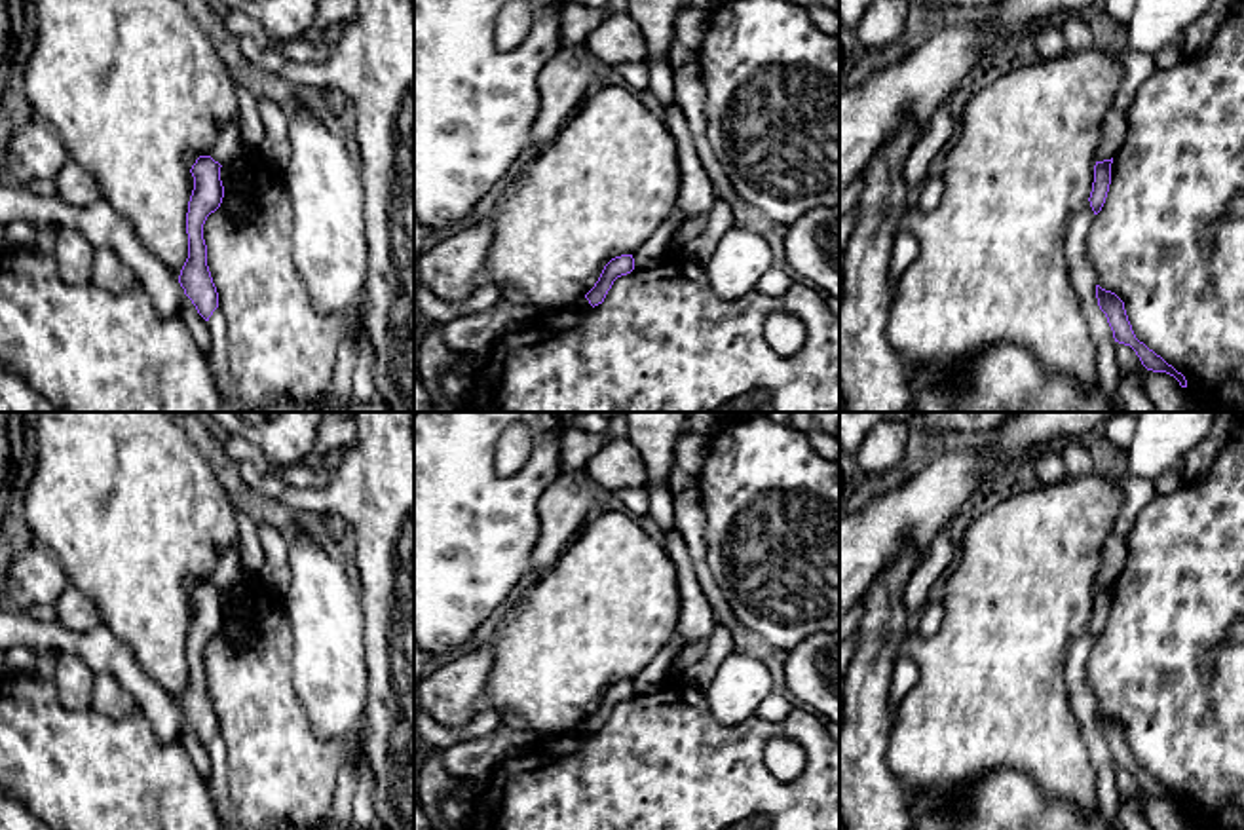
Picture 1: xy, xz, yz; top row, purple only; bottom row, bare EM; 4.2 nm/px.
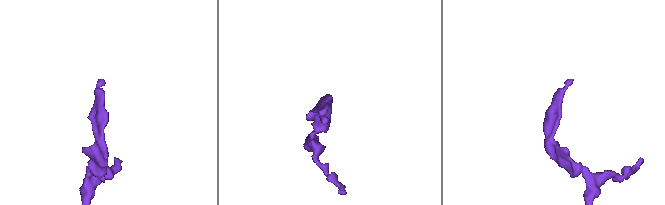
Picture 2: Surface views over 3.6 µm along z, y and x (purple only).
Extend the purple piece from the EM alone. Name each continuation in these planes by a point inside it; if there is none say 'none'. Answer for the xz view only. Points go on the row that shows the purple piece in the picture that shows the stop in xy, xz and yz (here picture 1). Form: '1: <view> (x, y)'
none

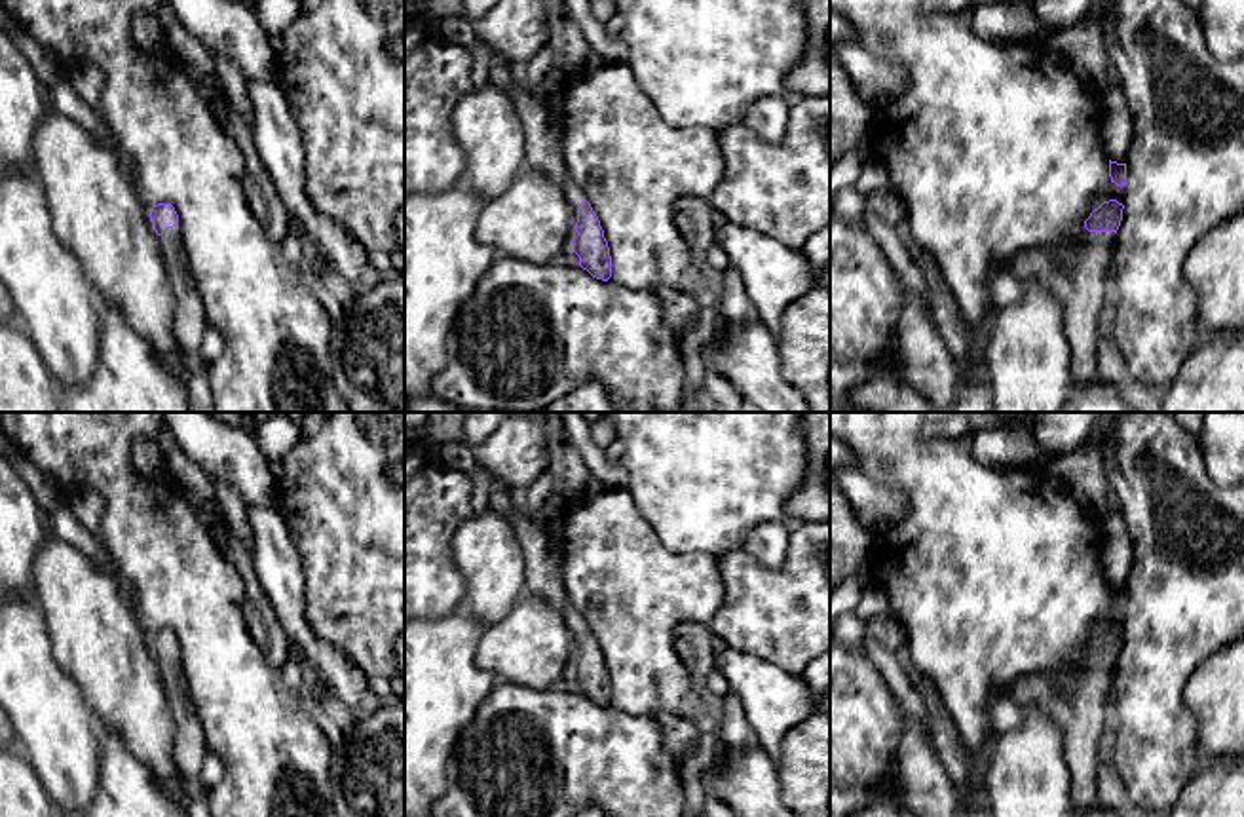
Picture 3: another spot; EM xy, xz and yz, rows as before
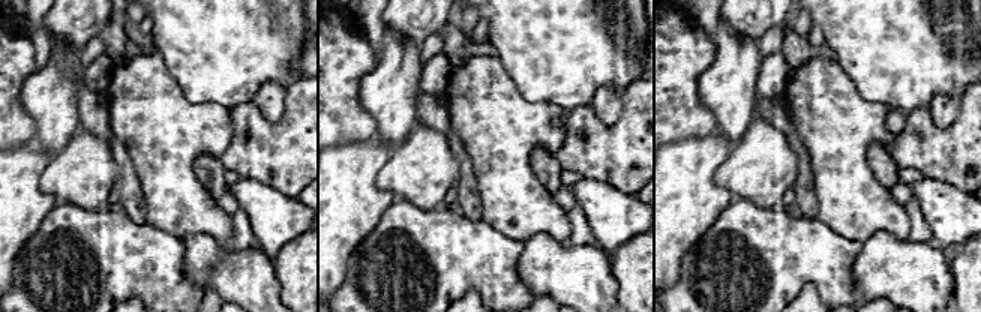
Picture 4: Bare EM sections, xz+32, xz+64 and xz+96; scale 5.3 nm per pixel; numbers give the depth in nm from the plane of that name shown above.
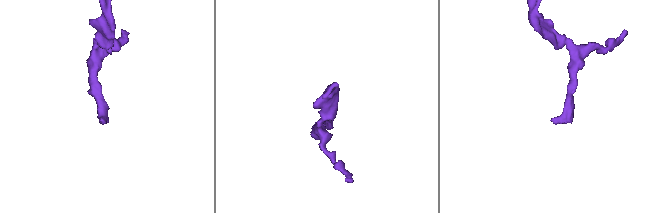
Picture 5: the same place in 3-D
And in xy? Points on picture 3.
1: xy (190, 322)

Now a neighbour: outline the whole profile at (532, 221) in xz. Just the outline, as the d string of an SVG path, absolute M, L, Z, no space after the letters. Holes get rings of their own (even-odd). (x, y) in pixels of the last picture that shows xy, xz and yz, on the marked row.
M526 169L503 194L484 203L475 238L499 255L545 264L570 249L575 222L577 205L566 200L562 188Z

